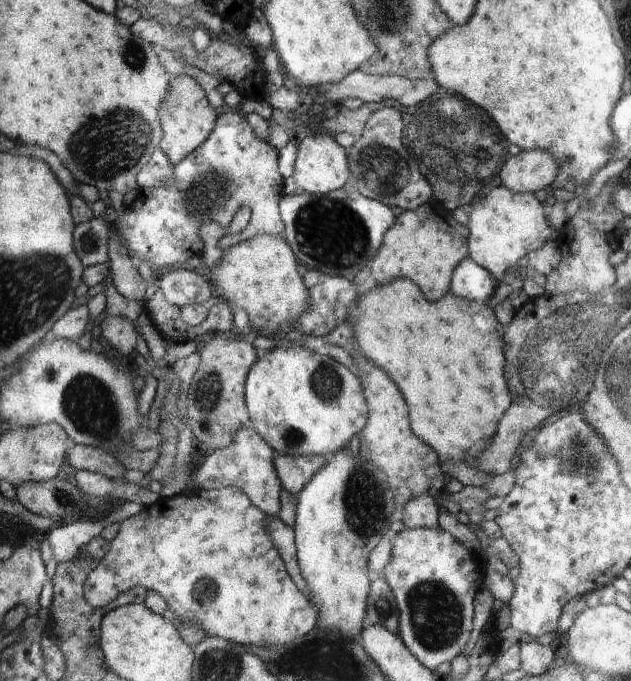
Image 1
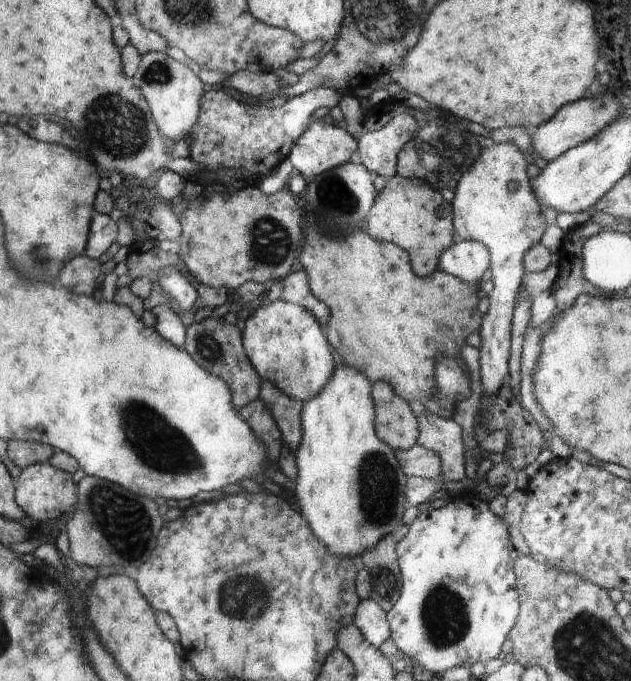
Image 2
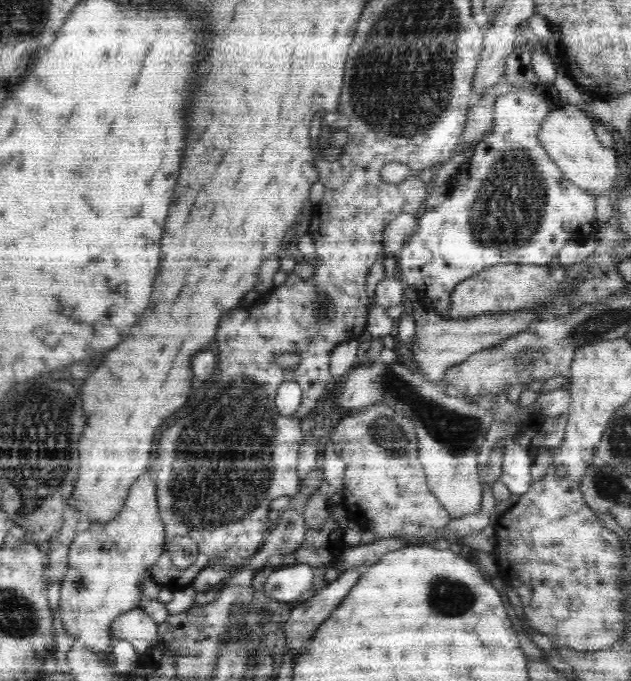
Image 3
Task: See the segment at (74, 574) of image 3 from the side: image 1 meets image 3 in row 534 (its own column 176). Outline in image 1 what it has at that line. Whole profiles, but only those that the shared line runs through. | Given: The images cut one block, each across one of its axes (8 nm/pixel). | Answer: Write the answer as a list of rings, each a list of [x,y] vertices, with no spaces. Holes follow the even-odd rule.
[[[178,75],[170,79],[168,92],[159,106],[158,116],[163,132],[159,147],[173,165],[184,160],[210,136],[217,119],[206,93],[188,75]]]

